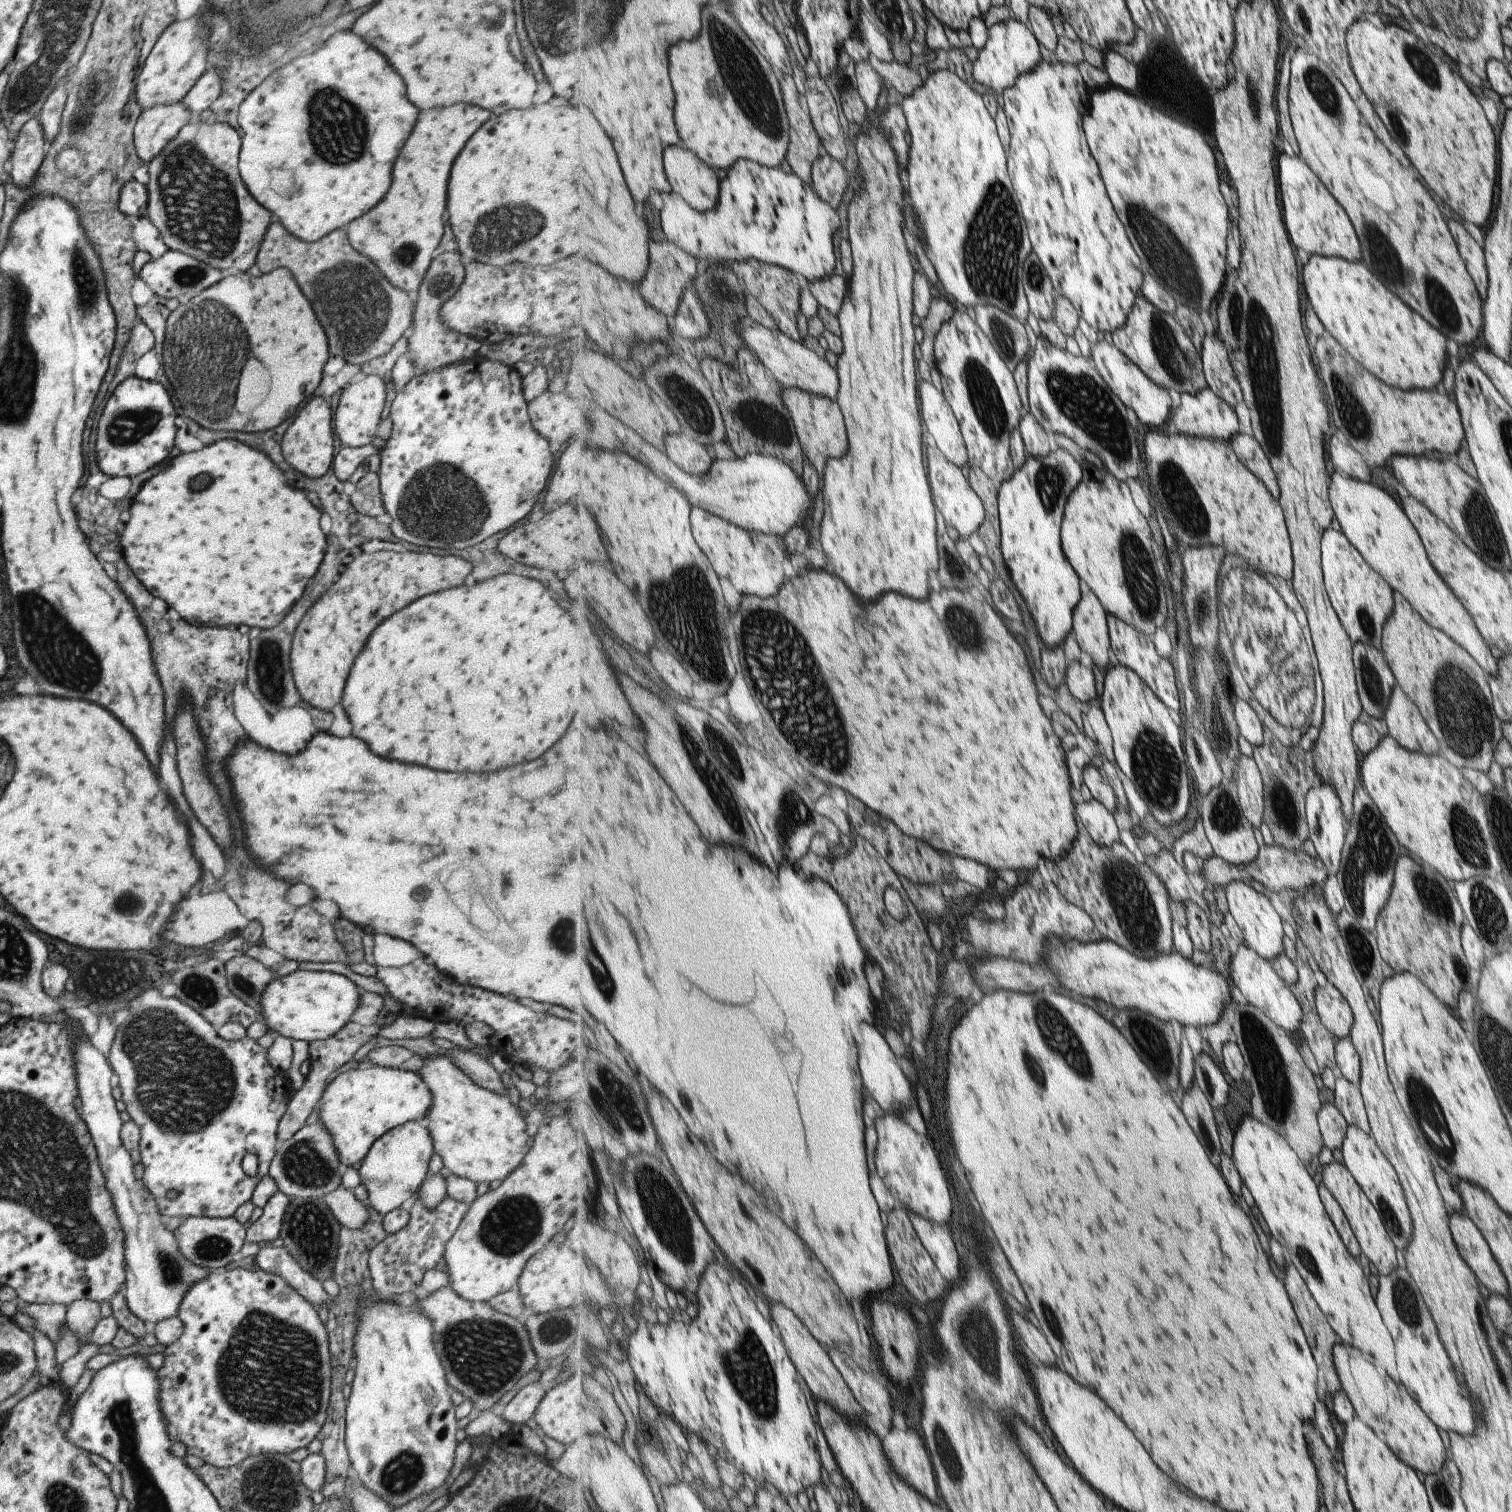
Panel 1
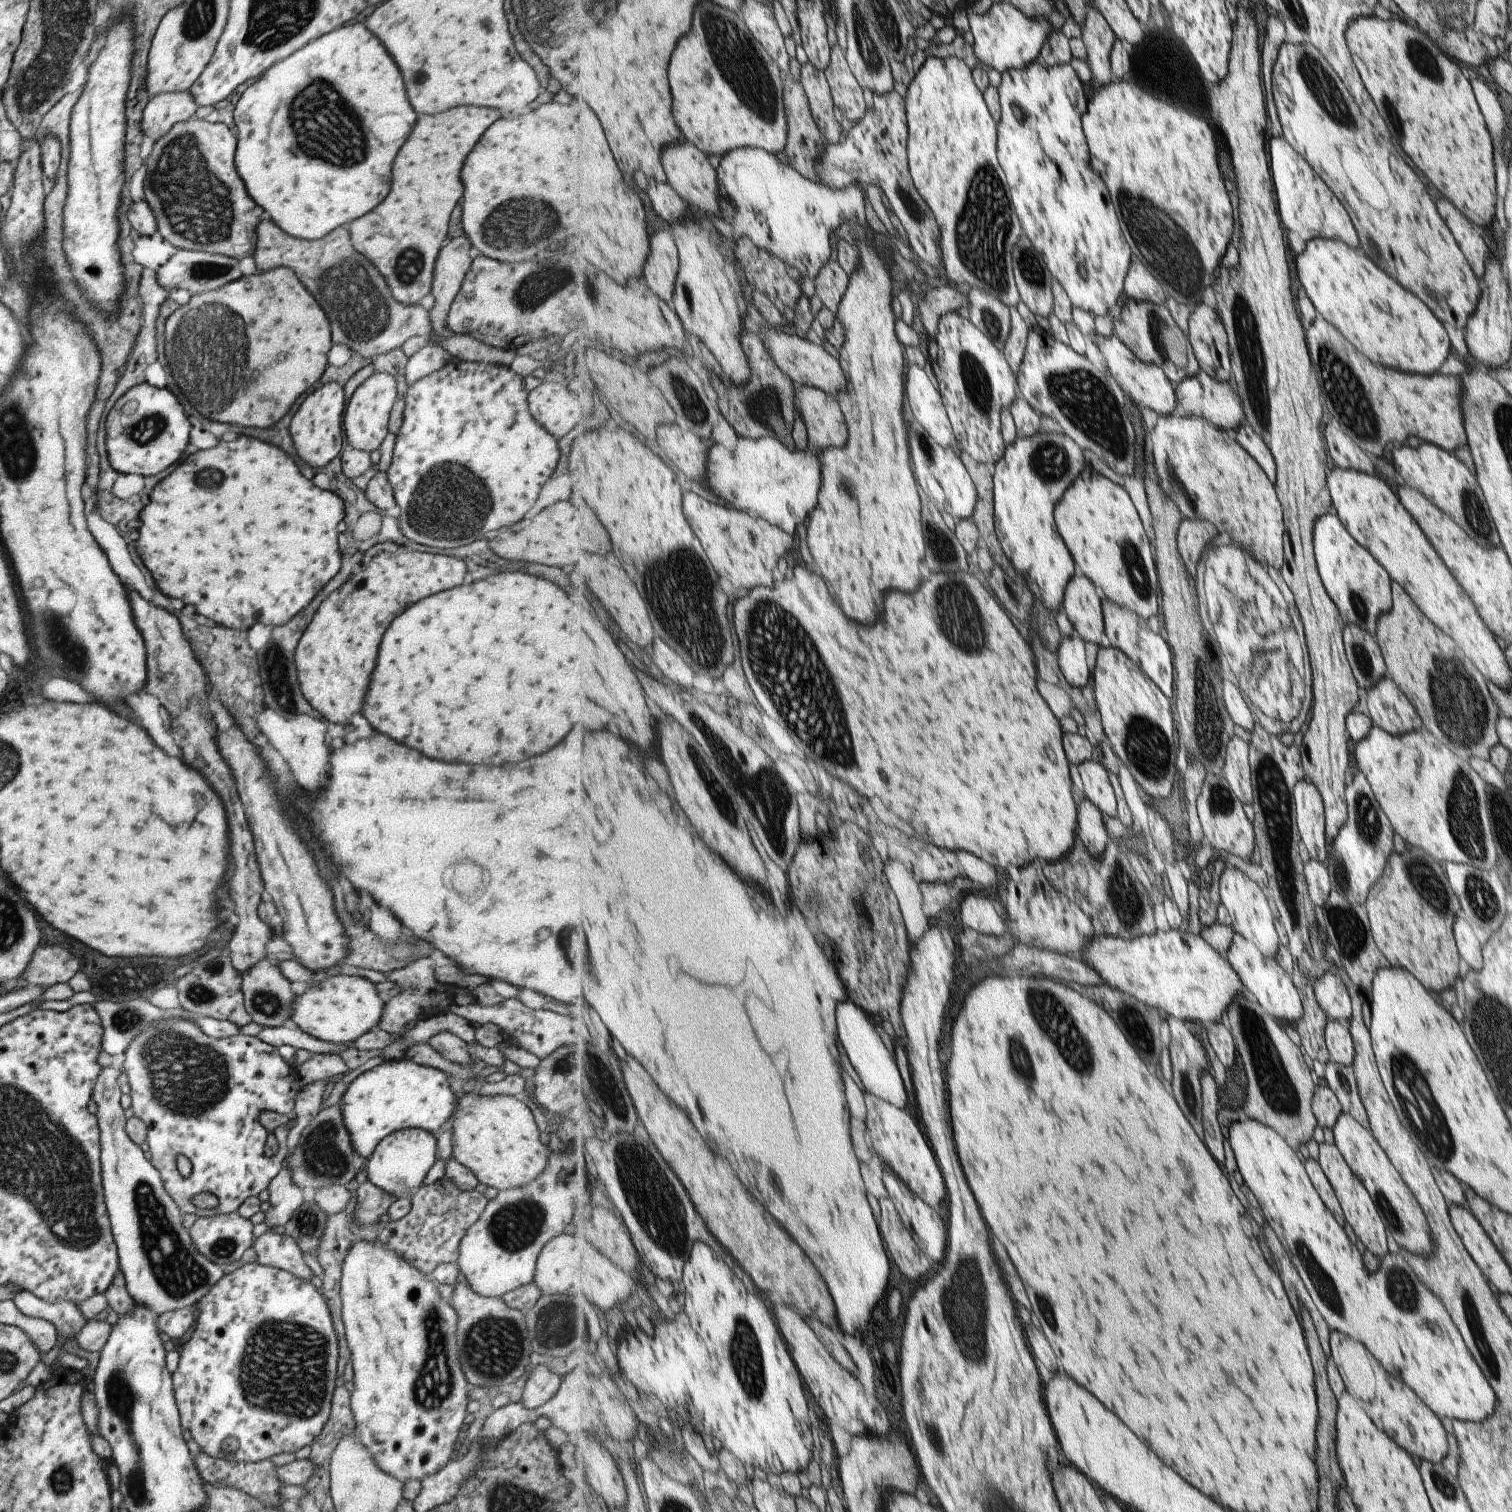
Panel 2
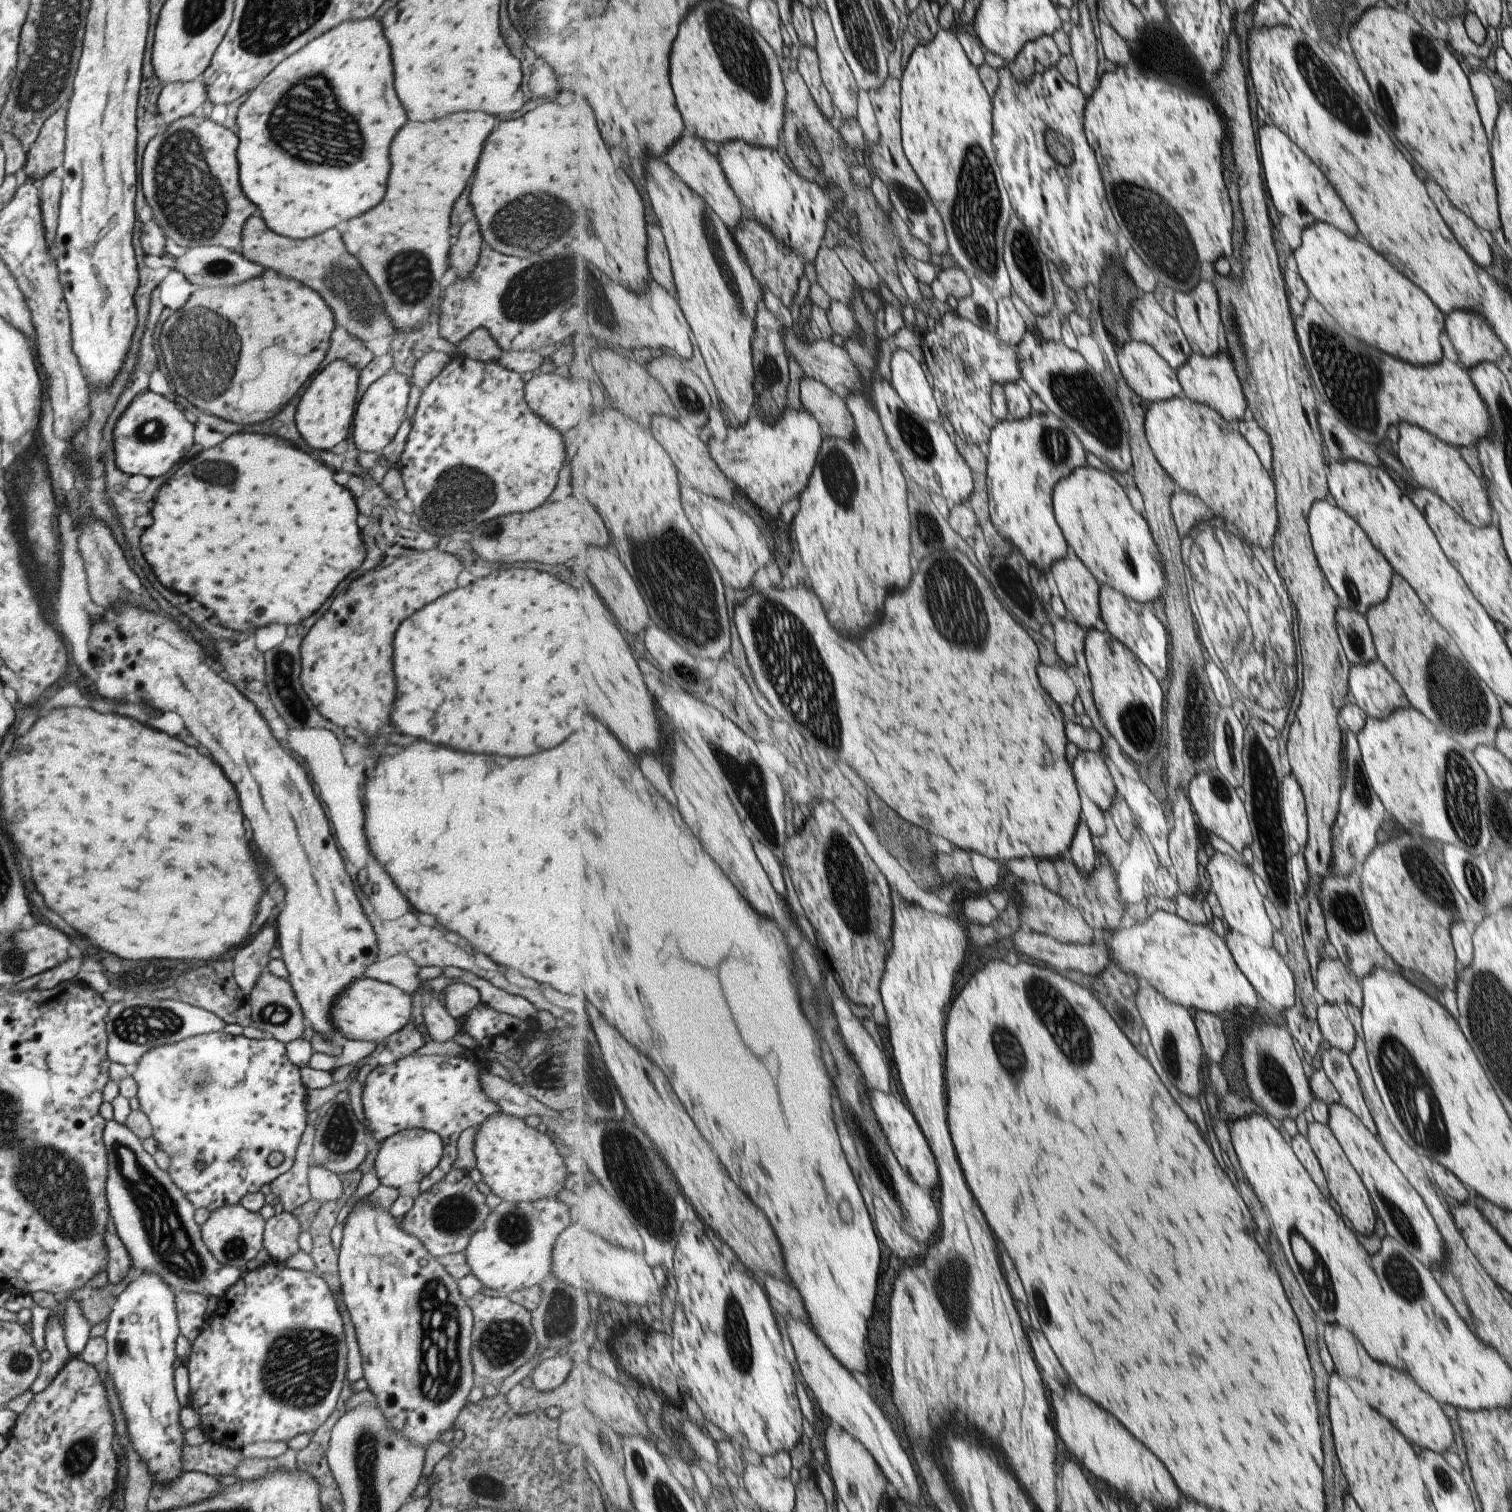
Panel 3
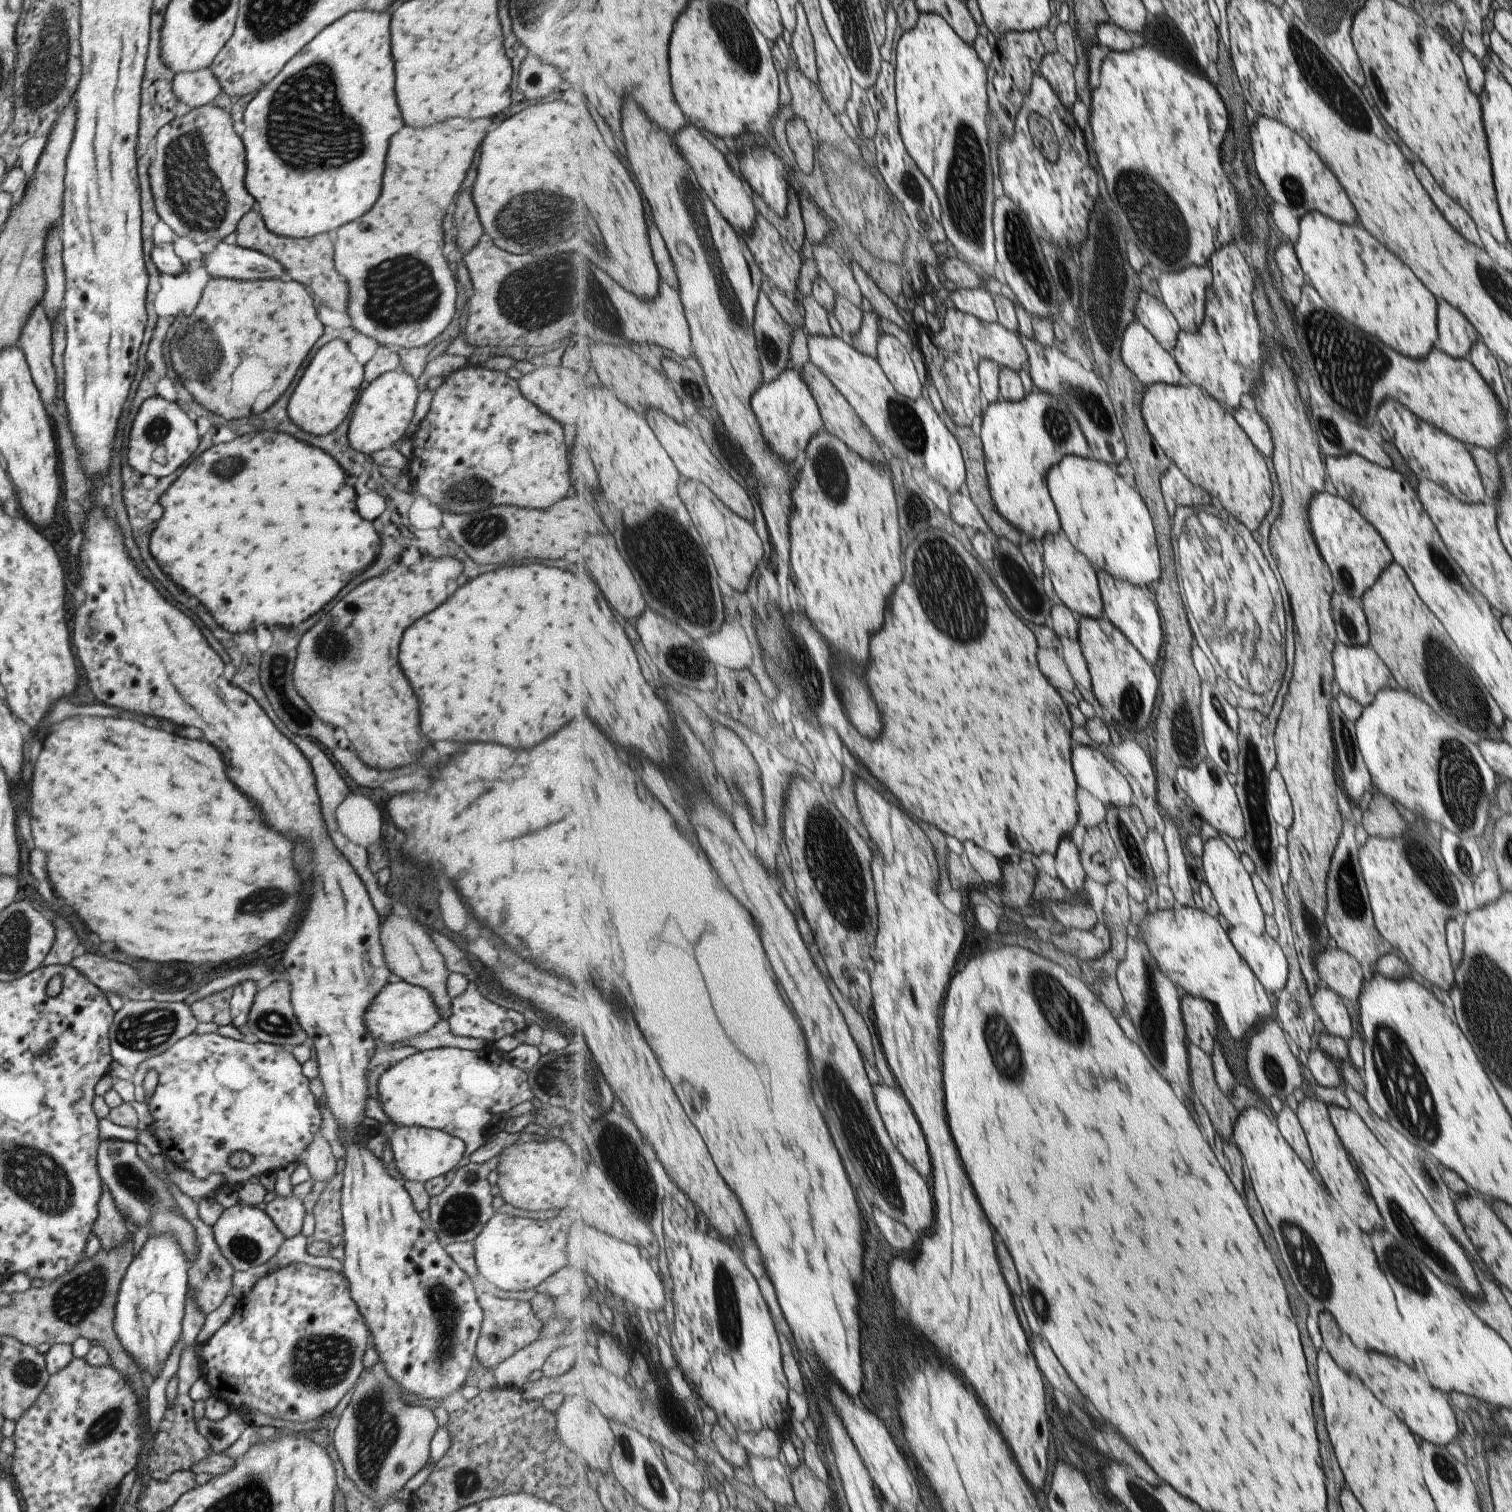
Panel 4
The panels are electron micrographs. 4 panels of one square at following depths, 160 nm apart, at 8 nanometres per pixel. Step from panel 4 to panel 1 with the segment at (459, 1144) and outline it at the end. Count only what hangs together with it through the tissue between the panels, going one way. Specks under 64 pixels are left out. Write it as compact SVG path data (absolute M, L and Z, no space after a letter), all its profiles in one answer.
M407 1121L384 1132L360 1160L358 1175L360 1184L366 1188L364 1202L380 1215L397 1209L423 1182L432 1152L432 1142L423 1122Z

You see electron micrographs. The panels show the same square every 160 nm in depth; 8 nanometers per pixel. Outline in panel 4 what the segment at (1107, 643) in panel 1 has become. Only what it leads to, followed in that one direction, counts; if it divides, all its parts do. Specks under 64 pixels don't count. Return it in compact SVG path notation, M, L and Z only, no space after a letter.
M1061 528L1057 534L1047 534L1043 538L1044 563L1050 574L1050 580L1058 598L1065 603L1078 617L1104 618L1105 604L1103 602L1098 572L1083 552L1069 540L1065 530Z

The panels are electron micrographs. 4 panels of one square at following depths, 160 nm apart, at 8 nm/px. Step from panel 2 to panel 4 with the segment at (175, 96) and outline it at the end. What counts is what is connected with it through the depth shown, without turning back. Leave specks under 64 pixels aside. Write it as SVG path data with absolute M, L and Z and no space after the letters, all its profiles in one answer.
M208 68L174 75L170 87L179 104L190 109L210 104L220 92L217 79Z

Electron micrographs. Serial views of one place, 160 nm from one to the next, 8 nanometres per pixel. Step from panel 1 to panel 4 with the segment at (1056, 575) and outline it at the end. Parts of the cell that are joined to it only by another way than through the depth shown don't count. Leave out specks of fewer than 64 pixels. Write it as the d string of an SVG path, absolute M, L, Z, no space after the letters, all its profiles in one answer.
M1036 387L1025 400L985 402L985 412L978 431L984 444L986 468L991 495L997 510L1015 528L1043 541L1047 534L1057 534L1062 528L1055 502L1050 494L1050 469L1065 456L1088 458L1091 446L1079 420L1059 396Z

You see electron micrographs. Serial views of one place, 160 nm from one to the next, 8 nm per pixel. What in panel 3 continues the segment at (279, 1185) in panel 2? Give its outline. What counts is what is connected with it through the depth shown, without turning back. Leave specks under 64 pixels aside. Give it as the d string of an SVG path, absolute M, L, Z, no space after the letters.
M311 1124L305 1126L303 1136L297 1145L293 1164L287 1172L277 1176L270 1184L269 1188L275 1198L279 1198L281 1208L285 1212L293 1213L310 1200L310 1193L307 1183L307 1170L309 1170L311 1150L313 1150L313 1138L315 1129Z

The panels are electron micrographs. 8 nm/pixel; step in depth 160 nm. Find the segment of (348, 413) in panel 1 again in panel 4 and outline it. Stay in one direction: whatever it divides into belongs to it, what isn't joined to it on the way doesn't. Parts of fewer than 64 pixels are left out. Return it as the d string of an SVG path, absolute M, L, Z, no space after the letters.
M399 369L384 372L367 386L363 386L347 420L346 435L351 448L364 455L370 455L372 452L393 446L404 435L413 416L417 393L415 379Z

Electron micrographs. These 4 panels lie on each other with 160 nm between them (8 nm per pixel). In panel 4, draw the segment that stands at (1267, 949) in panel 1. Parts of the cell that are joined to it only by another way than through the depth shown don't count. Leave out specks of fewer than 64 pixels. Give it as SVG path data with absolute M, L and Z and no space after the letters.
M1219 837L1207 840L1204 843L1202 861L1205 868L1206 881L1219 904L1220 912L1230 923L1231 927L1245 927L1253 933L1261 933L1263 912L1259 904L1257 904L1249 874L1245 874L1243 866L1239 864L1239 857L1229 848L1229 844Z

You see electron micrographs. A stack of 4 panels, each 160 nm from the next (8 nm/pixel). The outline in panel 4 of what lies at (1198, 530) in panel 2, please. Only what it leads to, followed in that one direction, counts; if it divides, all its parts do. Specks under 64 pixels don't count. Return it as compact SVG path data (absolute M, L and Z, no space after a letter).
M1173 460L1169 470L1163 472L1161 484L1171 519L1179 506L1207 506L1214 503L1211 494L1205 488L1195 486Z

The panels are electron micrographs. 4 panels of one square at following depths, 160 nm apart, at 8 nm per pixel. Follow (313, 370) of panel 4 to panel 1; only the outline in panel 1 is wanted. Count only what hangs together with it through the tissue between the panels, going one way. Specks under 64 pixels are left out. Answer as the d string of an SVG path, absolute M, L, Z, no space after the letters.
M311 397L306 401L307 403L297 412L293 422L282 434L280 451L284 461L293 470L303 473L310 479L316 479L329 470L333 460L331 412L329 412L329 399Z

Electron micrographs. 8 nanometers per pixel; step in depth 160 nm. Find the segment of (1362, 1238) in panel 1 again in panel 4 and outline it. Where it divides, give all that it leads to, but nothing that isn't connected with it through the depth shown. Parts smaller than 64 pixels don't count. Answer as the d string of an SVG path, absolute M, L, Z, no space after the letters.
M1305 1096L1297 1104L1296 1112L1297 1121L1303 1130L1313 1166L1323 1182L1319 1186L1327 1190L1327 1193L1339 1204L1339 1208L1363 1232L1373 1232L1373 1230L1379 1230L1379 1228L1384 1230L1383 1218L1379 1214L1376 1204L1373 1204L1373 1198L1367 1196L1367 1192L1365 1192L1357 1172L1353 1170L1353 1166L1351 1166L1351 1162L1349 1162L1347 1154L1345 1154L1345 1148L1343 1148L1336 1132L1333 1132L1333 1125L1330 1122L1329 1116L1327 1116L1327 1110L1325 1110L1323 1102L1311 1096Z

